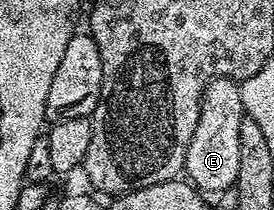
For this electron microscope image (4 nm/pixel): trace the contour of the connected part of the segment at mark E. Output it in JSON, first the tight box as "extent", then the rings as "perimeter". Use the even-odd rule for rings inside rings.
{"extent":[184,78,244,192],"perimeter":[[[213,78],[206,85],[206,91],[202,93],[200,118],[196,124],[196,132],[192,132],[192,140],[188,144],[184,167],[185,177],[199,190],[209,192],[209,190],[228,189],[227,191],[229,191],[235,185],[244,153],[244,147],[242,147],[242,118],[244,122],[241,85],[232,78]]]}

